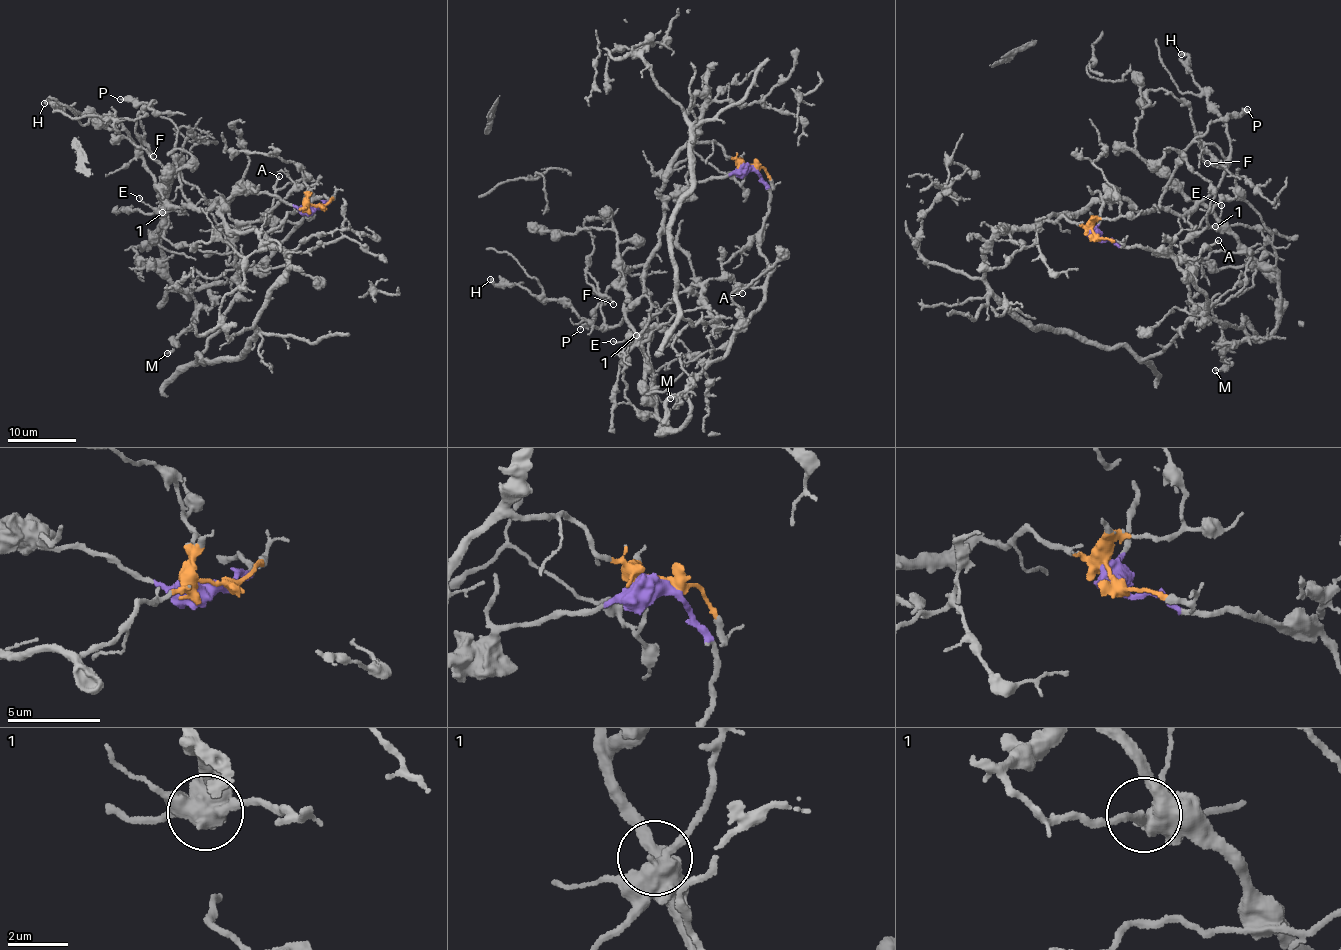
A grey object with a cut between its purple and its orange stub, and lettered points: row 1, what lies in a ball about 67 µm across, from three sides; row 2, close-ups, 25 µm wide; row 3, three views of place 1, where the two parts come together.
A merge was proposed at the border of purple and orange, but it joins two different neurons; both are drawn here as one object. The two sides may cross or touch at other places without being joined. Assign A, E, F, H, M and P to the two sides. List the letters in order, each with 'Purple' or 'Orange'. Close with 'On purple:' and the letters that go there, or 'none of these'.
A: Orange
E: Orange
F: Orange
H: Orange
M: Orange
P: Orange
On purple: none of these

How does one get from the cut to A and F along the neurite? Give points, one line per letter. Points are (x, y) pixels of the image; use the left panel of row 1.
A: (318, 207), (265, 235), (286, 270), (244, 353), (197, 360), (238, 291), (233, 232), (262, 220), (279, 176)
F: (318, 207), (260, 232), (230, 229), (221, 199), (203, 210), (169, 202), (142, 158), (142, 139), (152, 157)

